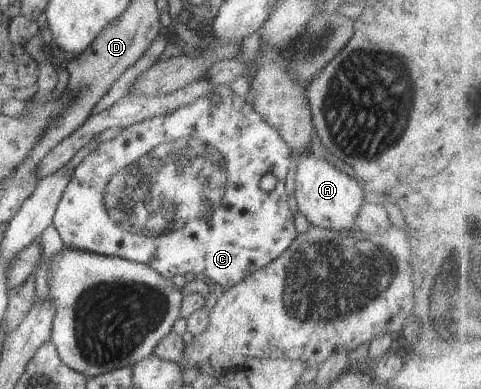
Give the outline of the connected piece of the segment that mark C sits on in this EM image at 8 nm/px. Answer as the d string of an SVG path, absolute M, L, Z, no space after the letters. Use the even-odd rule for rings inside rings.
M212 85L212 88L214 88L214 94L218 94L220 98L218 102L215 102L216 104L210 98L200 98L200 100L195 100L194 104L180 106L178 110L174 110L168 116L155 116L150 120L130 125L128 128L123 128L122 132L113 139L101 142L96 150L92 150L81 160L80 164L75 167L74 176L72 176L70 184L66 186L66 192L62 194L62 200L58 202L58 208L53 216L53 228L58 231L64 246L142 263L167 279L172 279L177 274L184 276L190 272L203 275L225 290L242 282L249 274L274 262L296 240L299 235L294 226L297 215L294 215L288 207L289 195L285 185L286 174L294 165L297 154L293 154L288 144L282 140L282 136L268 122L262 120L262 116L252 108L252 104L248 104L244 100L244 97L236 95L229 86ZM266 174L275 177L276 187L274 190L261 189L260 180Z

